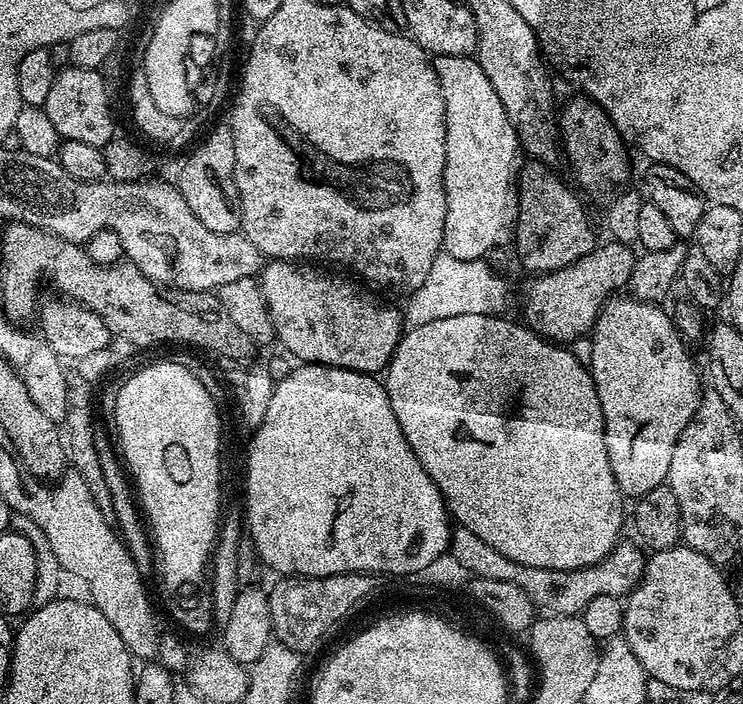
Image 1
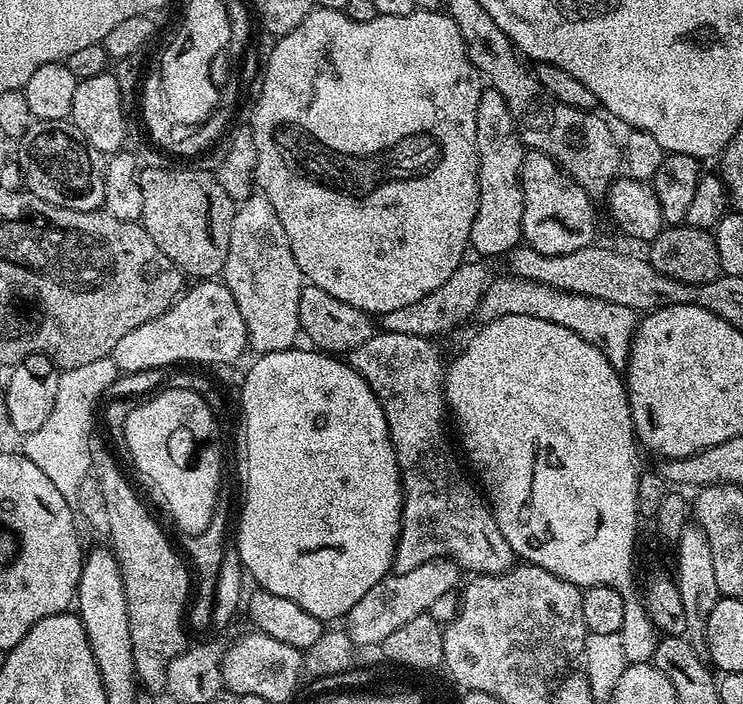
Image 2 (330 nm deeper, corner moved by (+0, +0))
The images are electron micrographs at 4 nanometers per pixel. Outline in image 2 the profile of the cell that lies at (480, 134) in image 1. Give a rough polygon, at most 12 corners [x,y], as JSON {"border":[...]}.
{"border":[[496,88],[478,102],[477,257],[521,243],[525,151]]}

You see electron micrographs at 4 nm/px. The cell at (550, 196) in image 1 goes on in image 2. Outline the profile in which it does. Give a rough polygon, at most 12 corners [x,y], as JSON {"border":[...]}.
{"border":[[525,151],[522,240],[542,254],[593,243],[596,212],[545,152]]}

